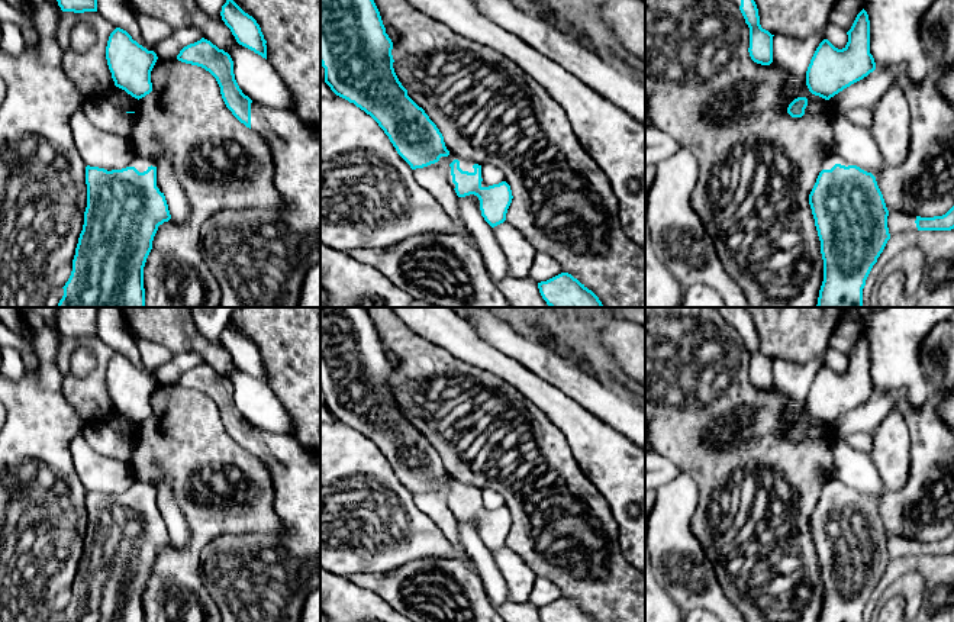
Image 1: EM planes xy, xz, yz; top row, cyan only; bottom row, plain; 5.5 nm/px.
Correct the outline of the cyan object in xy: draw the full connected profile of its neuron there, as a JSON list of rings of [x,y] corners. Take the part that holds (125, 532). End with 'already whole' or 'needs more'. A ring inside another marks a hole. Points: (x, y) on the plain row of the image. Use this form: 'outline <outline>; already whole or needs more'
outline [[[86,492],[87,532],[72,584],[72,596],[62,622],[145,622],[144,592],[158,551],[171,544],[164,518],[157,512],[157,492],[139,497],[135,492],[107,496]]]; already whole

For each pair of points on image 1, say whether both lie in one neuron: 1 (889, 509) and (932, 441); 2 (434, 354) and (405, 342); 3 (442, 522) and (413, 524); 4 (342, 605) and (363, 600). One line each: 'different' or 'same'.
1: same
2: same
3: different
4: same

